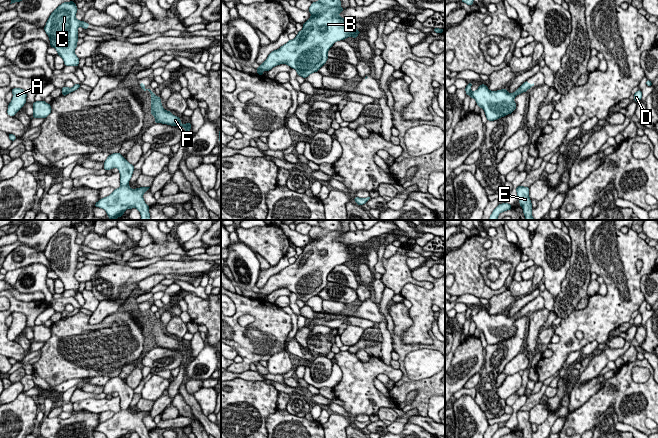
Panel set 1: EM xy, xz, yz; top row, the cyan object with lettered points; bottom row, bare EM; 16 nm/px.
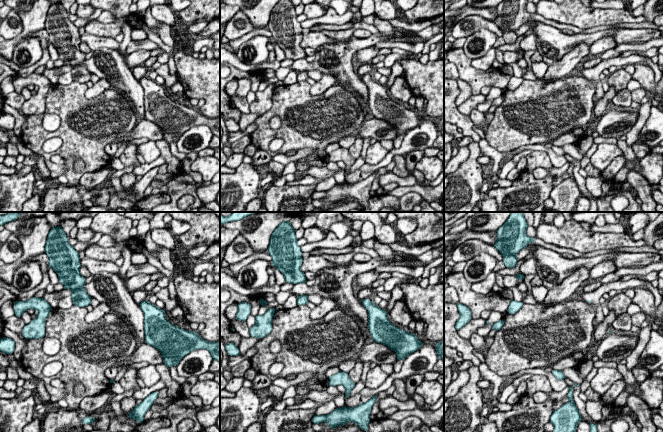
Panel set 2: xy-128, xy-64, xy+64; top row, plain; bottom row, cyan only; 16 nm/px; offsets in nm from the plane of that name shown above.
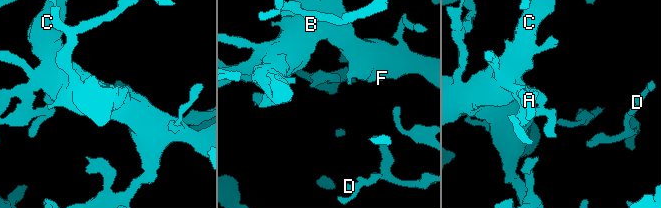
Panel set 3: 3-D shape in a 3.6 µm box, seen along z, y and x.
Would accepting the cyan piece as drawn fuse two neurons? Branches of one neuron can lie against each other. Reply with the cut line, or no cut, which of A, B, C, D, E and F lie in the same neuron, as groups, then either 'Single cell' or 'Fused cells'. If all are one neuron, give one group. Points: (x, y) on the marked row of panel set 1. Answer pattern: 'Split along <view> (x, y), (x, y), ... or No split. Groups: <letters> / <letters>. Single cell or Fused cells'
No split. Groups: A B C D E F. Single cell

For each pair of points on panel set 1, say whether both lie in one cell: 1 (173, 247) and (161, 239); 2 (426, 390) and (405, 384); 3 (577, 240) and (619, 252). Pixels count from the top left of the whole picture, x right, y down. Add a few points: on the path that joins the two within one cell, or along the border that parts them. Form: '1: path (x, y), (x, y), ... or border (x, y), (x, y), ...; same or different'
1: border (153, 241), (159, 244), (170, 242); different
2: path (421, 387), (410, 385); same
3: border (584, 230), (584, 245), (590, 265); different

